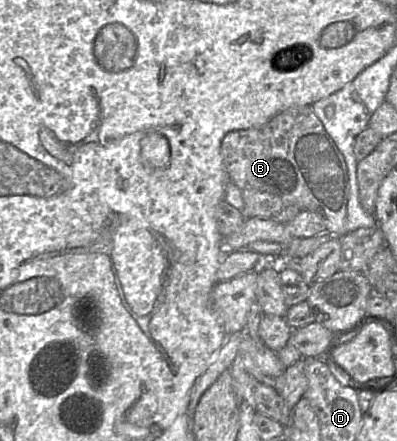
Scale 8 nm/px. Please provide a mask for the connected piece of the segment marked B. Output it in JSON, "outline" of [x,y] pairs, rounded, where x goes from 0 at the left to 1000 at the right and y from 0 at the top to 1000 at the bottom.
{"outline":[[[783,240],[728,245],[657,286],[574,299],[557,322],[557,351],[574,408],[599,426],[673,435],[758,478],[798,483],[841,535],[877,528],[872,367]]]}

